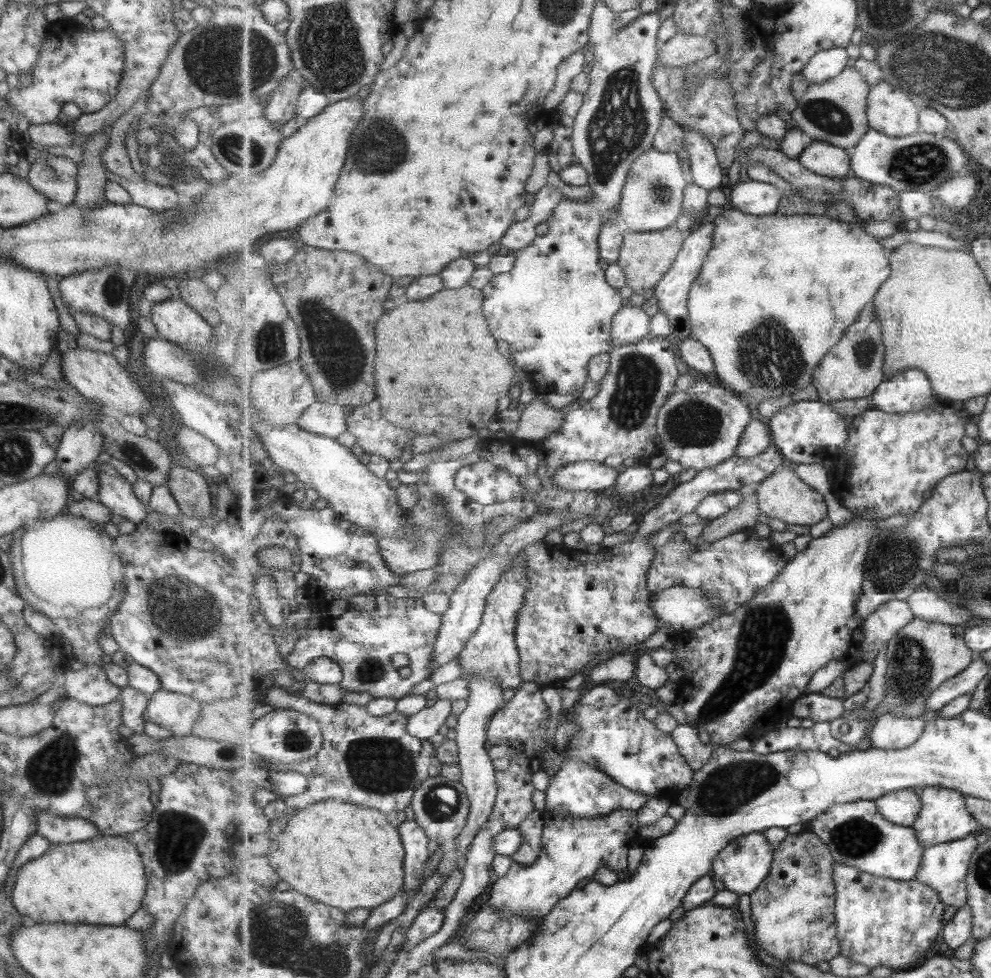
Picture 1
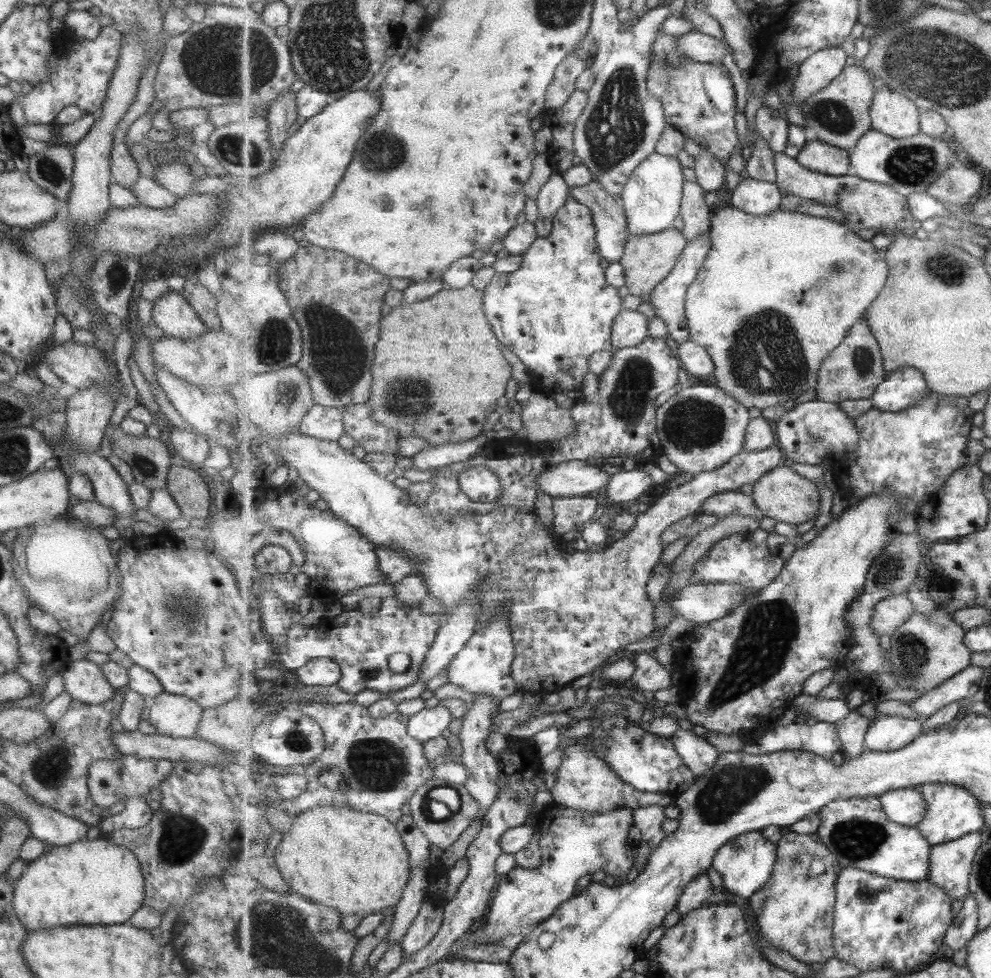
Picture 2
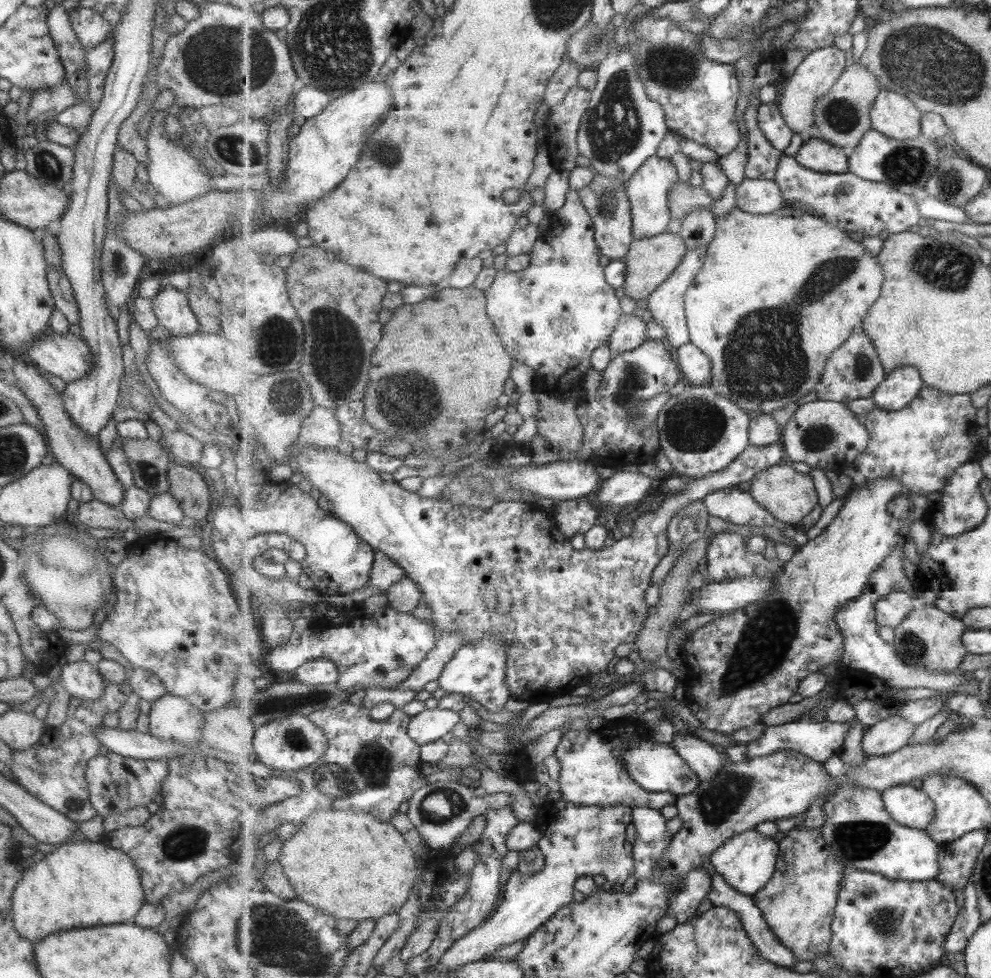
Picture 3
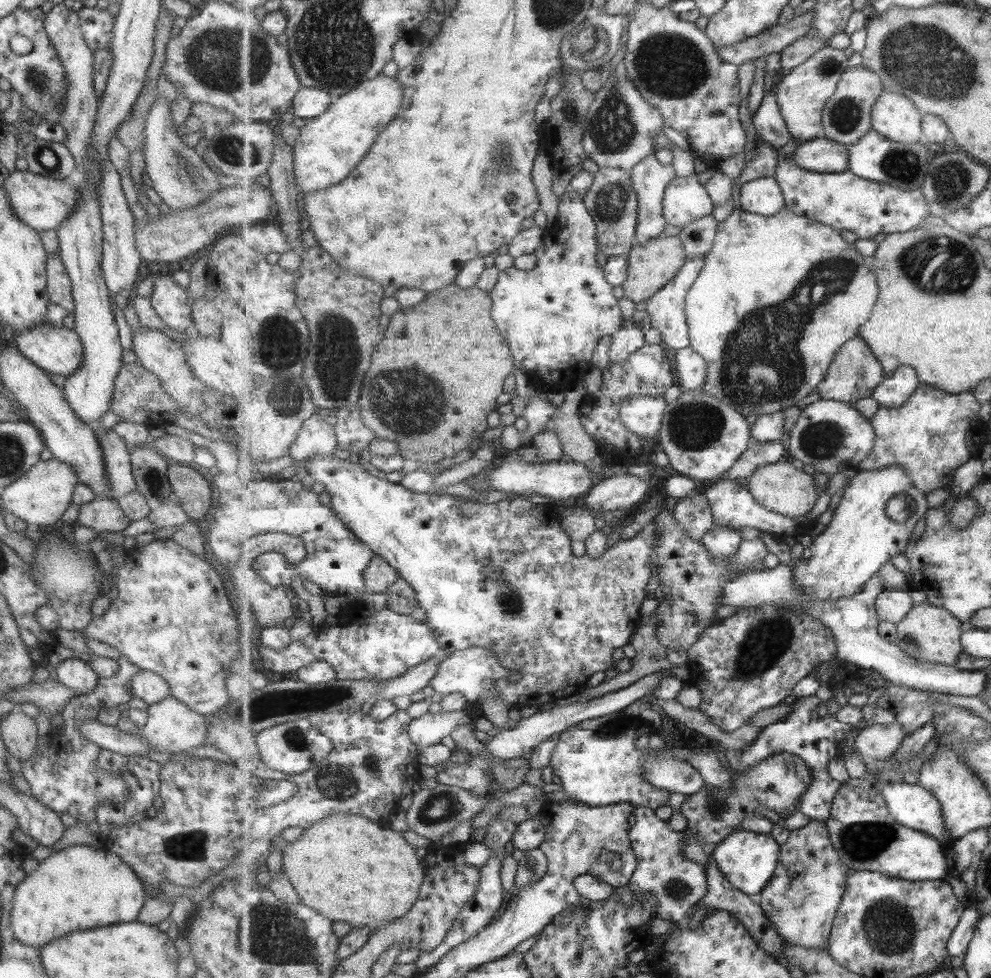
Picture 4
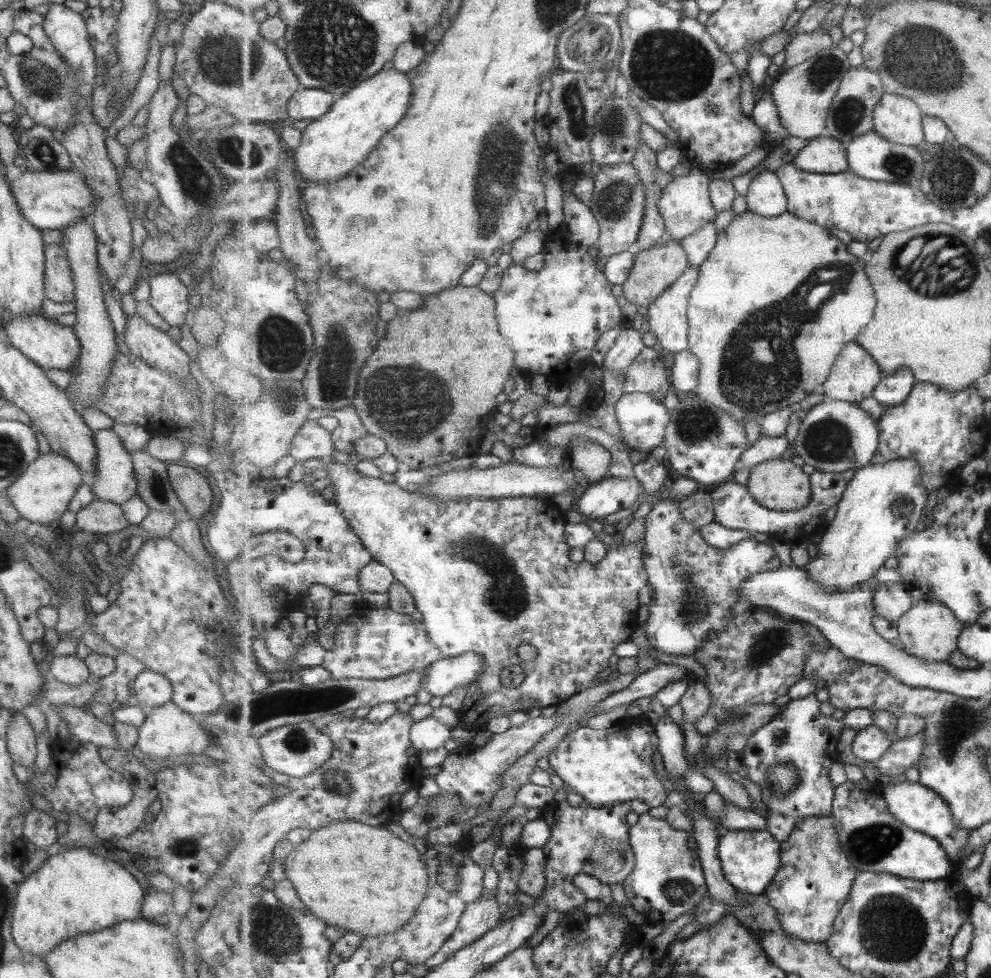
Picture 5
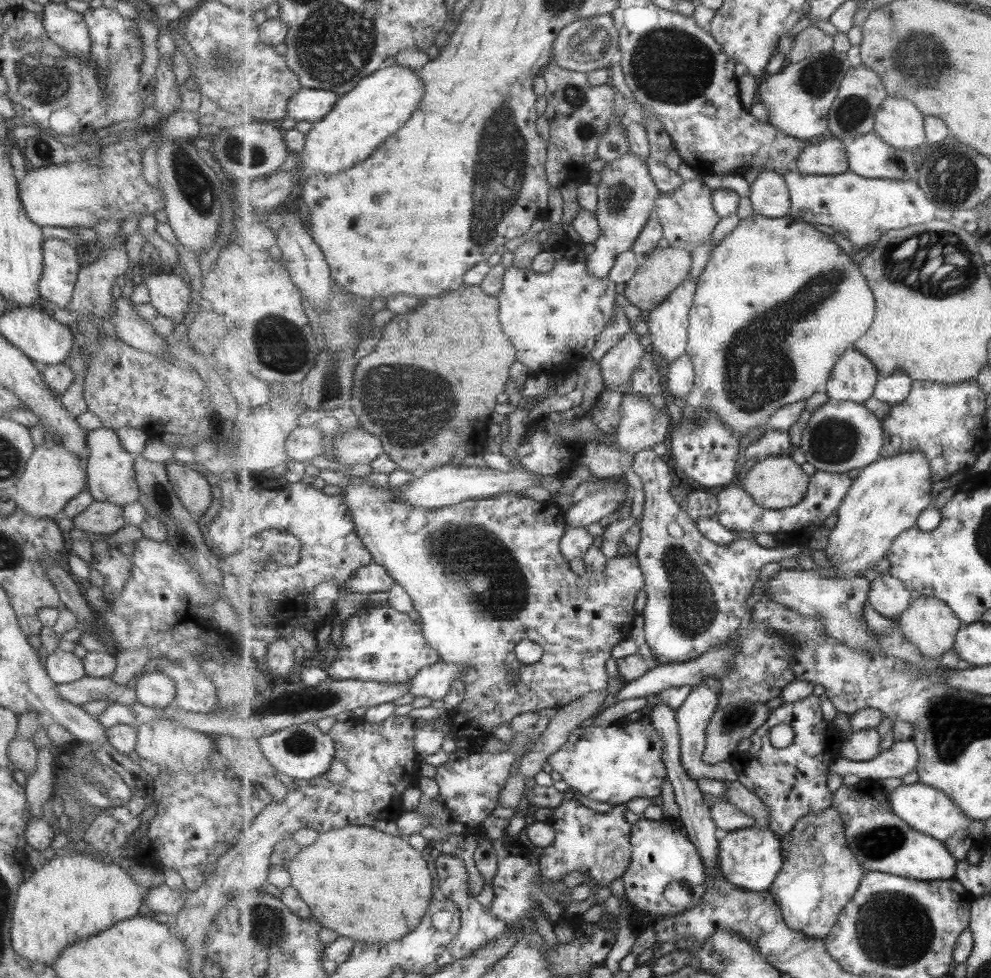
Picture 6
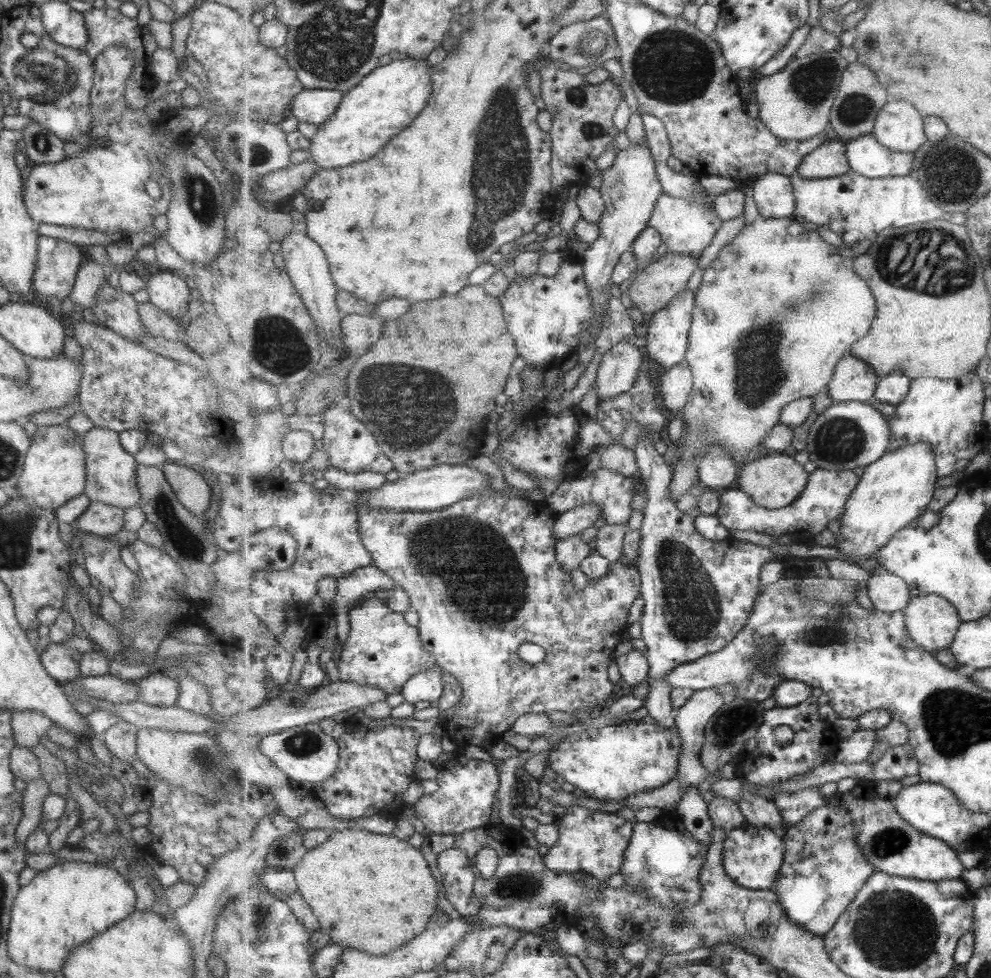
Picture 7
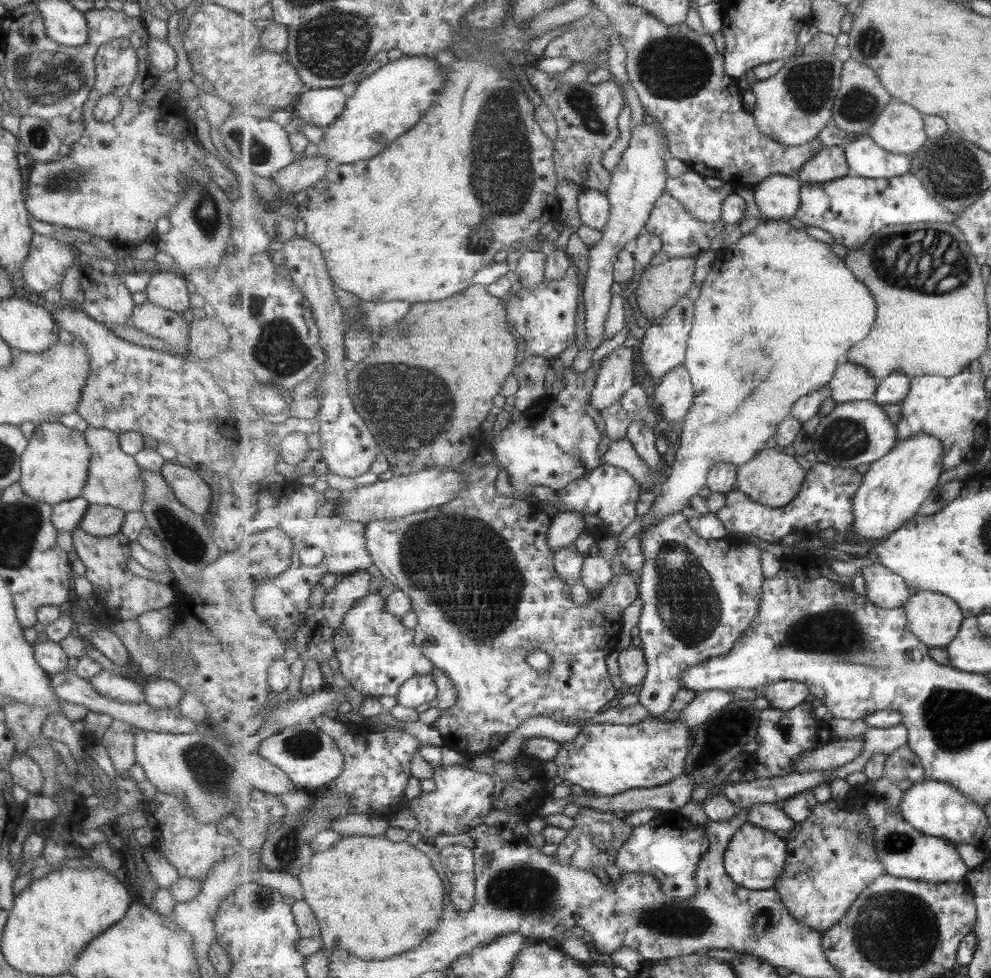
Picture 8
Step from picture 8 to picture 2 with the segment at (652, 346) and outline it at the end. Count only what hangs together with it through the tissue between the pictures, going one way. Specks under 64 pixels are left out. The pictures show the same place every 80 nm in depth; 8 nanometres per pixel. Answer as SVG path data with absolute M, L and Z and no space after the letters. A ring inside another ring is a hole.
M710 233L689 242L676 268L661 284L656 286L656 289L651 294L650 304L656 310L657 316L665 321L670 337L679 345L690 340L690 326L686 315L687 293L693 281L696 280L696 276L703 270L702 266L711 249L712 238Z

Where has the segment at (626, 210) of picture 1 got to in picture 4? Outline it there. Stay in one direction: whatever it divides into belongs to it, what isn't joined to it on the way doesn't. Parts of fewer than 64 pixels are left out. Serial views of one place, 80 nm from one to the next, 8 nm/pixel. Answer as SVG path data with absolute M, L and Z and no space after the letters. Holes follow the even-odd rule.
M651 153L632 170L633 188L640 197L640 224L636 241L645 244L663 236L665 224L664 197L667 186L676 177L675 167L663 166Z

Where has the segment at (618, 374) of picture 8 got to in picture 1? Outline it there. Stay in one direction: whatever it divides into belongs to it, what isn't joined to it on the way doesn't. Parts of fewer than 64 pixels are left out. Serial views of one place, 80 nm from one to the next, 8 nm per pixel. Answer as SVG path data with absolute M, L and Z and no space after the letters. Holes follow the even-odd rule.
M624 305L613 321L612 337L619 346L637 344L650 333L651 315L642 307Z

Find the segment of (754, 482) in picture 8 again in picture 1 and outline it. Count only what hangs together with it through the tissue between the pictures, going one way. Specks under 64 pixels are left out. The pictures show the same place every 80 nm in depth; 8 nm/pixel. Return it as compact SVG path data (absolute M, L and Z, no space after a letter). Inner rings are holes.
M789 467L780 468L756 486L757 503L761 513L771 519L779 519L785 524L811 527L831 516L824 494L815 490L809 483Z

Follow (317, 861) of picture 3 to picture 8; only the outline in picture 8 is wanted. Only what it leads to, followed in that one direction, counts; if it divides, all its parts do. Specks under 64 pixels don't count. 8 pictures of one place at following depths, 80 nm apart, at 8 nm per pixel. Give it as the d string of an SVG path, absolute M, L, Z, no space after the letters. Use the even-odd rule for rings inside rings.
M346 835L344 840L338 842L331 850L315 853L311 863L305 865L302 870L303 873L299 876L299 880L305 892L305 901L312 907L313 913L317 915L321 926L322 940L325 942L327 950L345 949L365 960L387 960L423 945L423 942L439 930L441 916L445 910L445 882L437 874L437 870L433 868L431 858L425 854L425 851L415 848L415 844L411 845L408 841L393 842L385 836Z

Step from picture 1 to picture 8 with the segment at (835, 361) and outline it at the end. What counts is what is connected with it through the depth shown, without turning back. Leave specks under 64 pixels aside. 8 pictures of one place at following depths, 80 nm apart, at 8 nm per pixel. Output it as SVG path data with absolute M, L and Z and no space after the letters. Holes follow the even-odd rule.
M845 359L840 363L836 376L829 384L831 397L838 404L871 401L876 397L879 381L864 366Z

